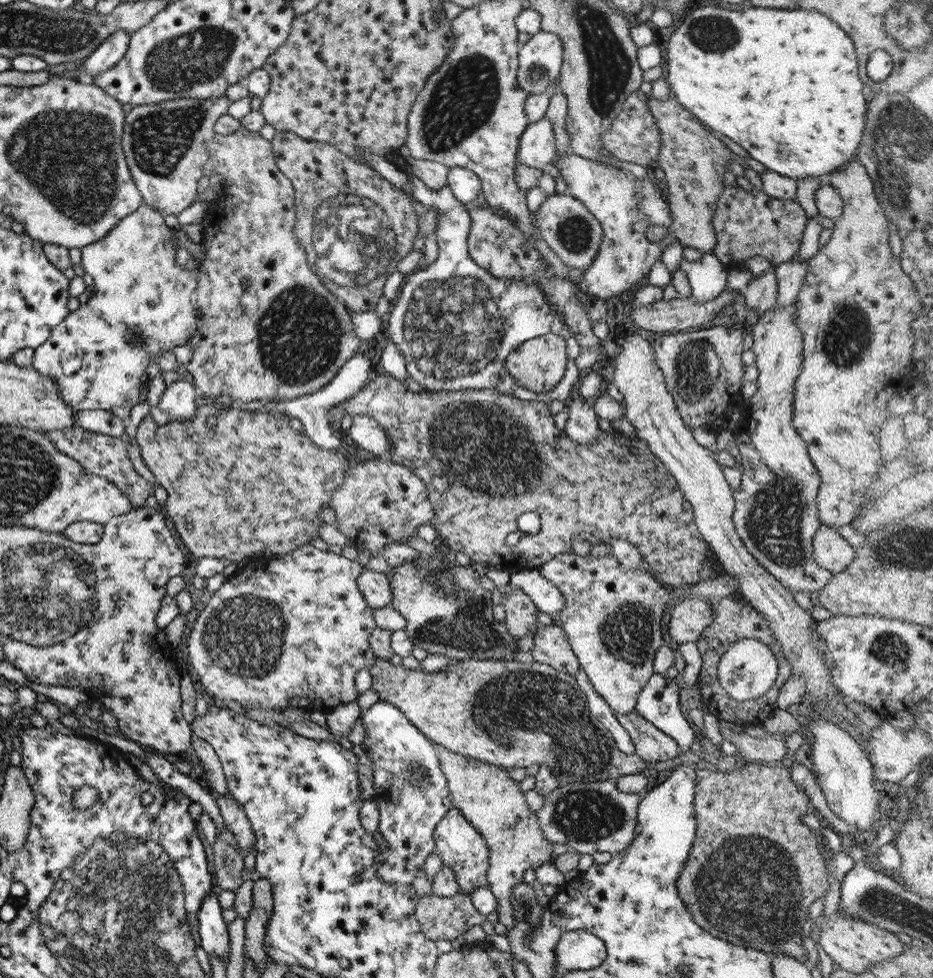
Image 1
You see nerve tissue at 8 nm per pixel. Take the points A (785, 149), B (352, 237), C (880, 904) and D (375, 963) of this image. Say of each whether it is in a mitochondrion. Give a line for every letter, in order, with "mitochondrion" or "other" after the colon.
A: mitochondrion
B: mitochondrion
C: mitochondrion
D: other

